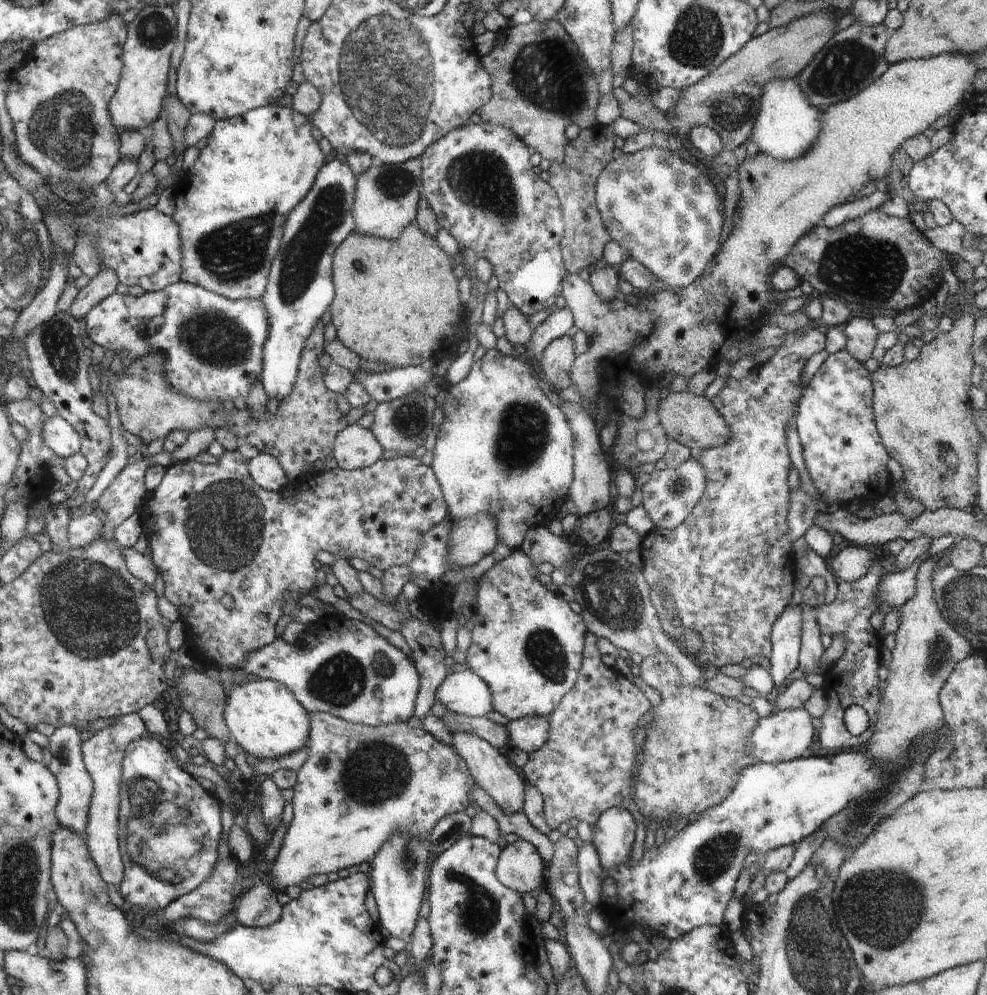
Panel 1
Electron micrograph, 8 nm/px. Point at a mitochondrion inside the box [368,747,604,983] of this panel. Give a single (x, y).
(479, 910)

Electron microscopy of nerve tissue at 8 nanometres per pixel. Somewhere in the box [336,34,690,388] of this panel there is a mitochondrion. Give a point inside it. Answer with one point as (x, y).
(480, 178)

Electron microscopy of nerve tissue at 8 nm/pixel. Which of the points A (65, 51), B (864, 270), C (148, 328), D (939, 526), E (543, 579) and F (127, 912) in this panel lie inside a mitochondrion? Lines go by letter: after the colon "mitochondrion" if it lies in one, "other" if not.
A: other
B: mitochondrion
C: mitochondrion
D: other
E: other
F: other

